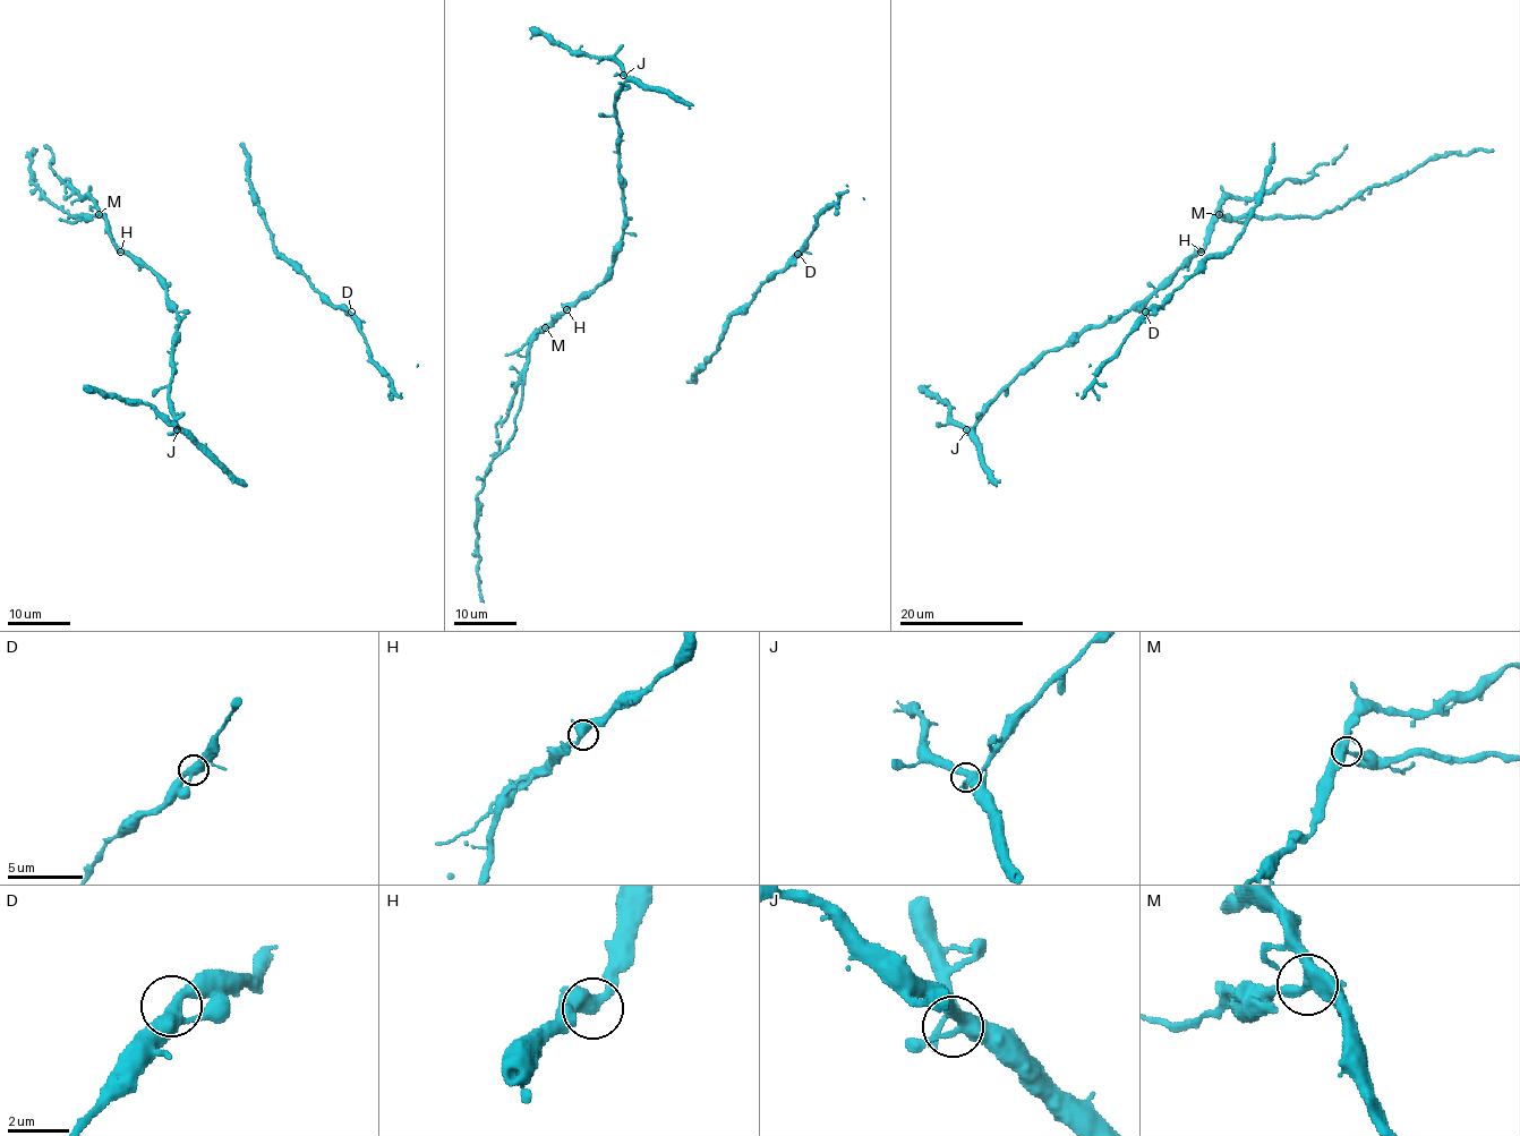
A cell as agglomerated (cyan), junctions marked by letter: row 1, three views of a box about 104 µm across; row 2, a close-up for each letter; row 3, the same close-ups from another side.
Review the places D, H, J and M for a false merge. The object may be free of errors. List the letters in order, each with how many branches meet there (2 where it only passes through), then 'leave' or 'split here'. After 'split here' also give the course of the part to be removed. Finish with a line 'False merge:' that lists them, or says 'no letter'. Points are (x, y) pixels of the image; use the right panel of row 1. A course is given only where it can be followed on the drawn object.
D: 3 | leave
H: 3 | leave
J: 4 | leave
M: 3 | split here | (1218, 214), (1320, 216), (1339, 210), (1368, 187), (1400, 180), (1439, 156), (1470, 155), (1493, 148)
False merge: M

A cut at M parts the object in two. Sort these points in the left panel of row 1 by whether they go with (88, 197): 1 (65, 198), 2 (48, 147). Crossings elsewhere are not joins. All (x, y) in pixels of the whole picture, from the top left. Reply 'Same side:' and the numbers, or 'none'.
Same side: 1, 2

